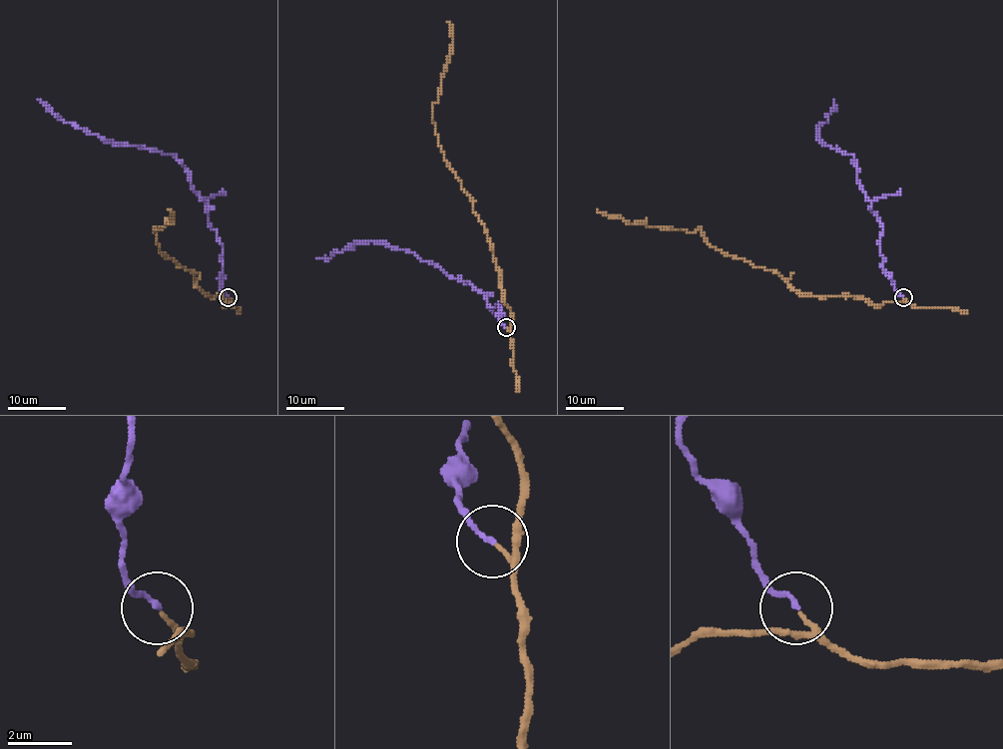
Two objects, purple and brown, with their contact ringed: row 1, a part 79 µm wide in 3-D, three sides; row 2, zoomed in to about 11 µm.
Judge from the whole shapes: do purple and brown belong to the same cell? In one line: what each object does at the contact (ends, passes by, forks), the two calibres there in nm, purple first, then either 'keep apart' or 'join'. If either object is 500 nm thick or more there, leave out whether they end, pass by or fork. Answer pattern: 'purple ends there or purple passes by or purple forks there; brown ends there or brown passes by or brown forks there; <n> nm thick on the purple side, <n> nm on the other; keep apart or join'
purple ends there; brown passes by; 150 nm thick on the purple side, 110 nm on the other; join

